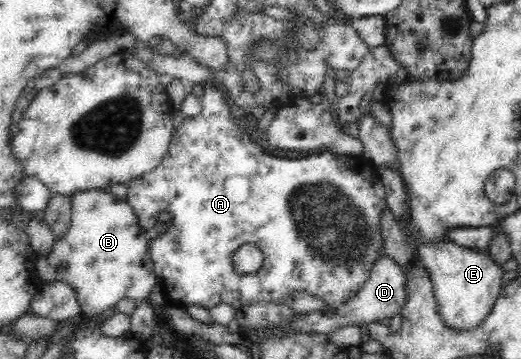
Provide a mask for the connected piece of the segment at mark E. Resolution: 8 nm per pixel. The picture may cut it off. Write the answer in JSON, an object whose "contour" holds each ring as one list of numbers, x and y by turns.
{"contour":[[449,240,421,244,415,252,431,277,442,322,459,333,479,326,488,317,501,292,501,278,505,273,502,265,497,264,487,250,457,246,457,243]]}

